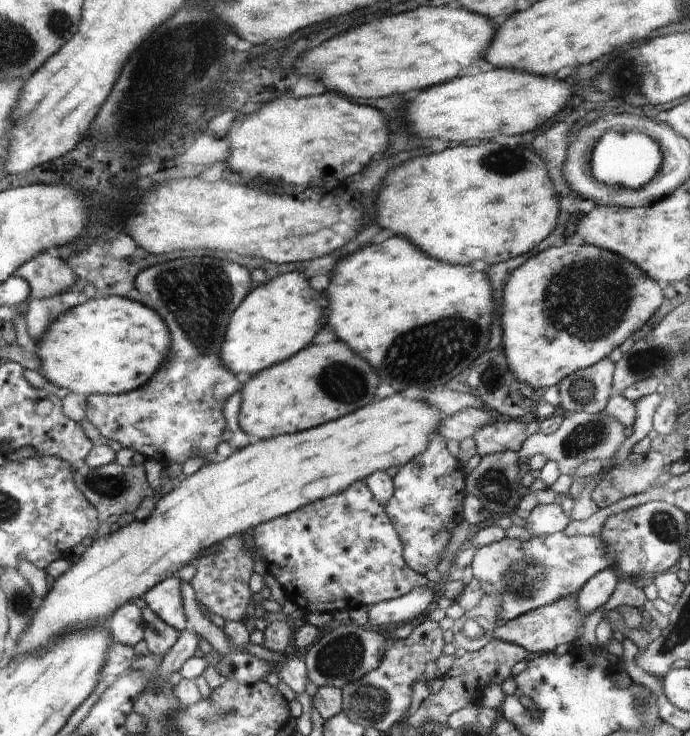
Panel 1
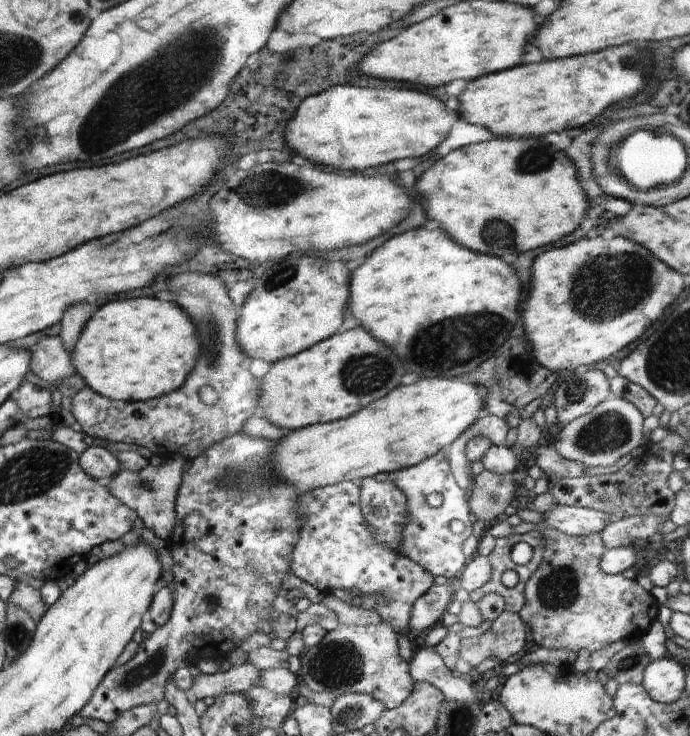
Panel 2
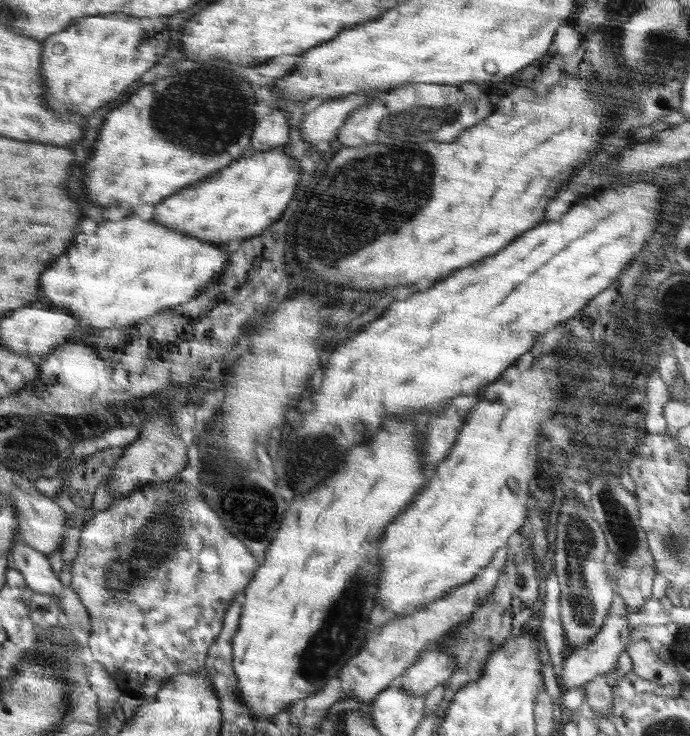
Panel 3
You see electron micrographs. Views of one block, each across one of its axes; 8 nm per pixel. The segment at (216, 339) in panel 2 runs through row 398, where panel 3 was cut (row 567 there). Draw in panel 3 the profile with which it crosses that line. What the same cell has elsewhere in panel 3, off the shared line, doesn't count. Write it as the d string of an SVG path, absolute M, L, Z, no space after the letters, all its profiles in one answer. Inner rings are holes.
M179 479L177 481L166 481L160 486L156 483L150 483L147 484L147 487L137 491L132 491L130 494L123 496L121 499L112 502L104 512L93 515L86 521L86 525L83 526L80 533L78 553L76 559L73 560L71 569L72 580L70 587L78 595L81 604L87 608L88 614L90 615L89 621L91 622L91 633L85 640L88 644L88 648L90 648L90 652L92 652L94 660L99 662L104 670L106 670L106 673L112 678L112 680L114 680L114 682L116 682L116 685L123 695L128 694L136 696L136 698L141 698L144 703L154 703L156 693L162 689L162 685L164 685L170 677L174 677L178 674L192 675L192 673L202 673L205 671L205 661L210 646L214 644L222 630L225 612L229 609L233 598L244 592L245 588L248 584L250 584L250 581L252 580L252 577L260 563L261 561L254 557L250 550L248 550L248 547L224 526L221 517L213 510L210 510L210 506L202 500L202 496L200 496L198 488L194 487L190 483ZM161 508L172 511L176 510L177 530L179 530L177 538L179 538L179 541L170 550L165 552L165 557L161 560L161 565L156 565L155 567L148 569L145 573L141 574L141 577L137 578L137 581L132 581L129 586L129 591L126 591L125 593L115 593L110 586L107 585L107 571L113 570L116 563L123 562L123 560L127 560L127 558L129 558L130 549L135 548L137 538L139 538L141 532L145 530L145 526L149 524L149 522L155 522L155 518L157 518L157 514L159 514L159 510L161 510ZM203 548L211 548L217 552L218 558L220 559L220 565L216 568L216 570L214 570L214 572L204 572L200 569L198 554L200 554L200 551Z

